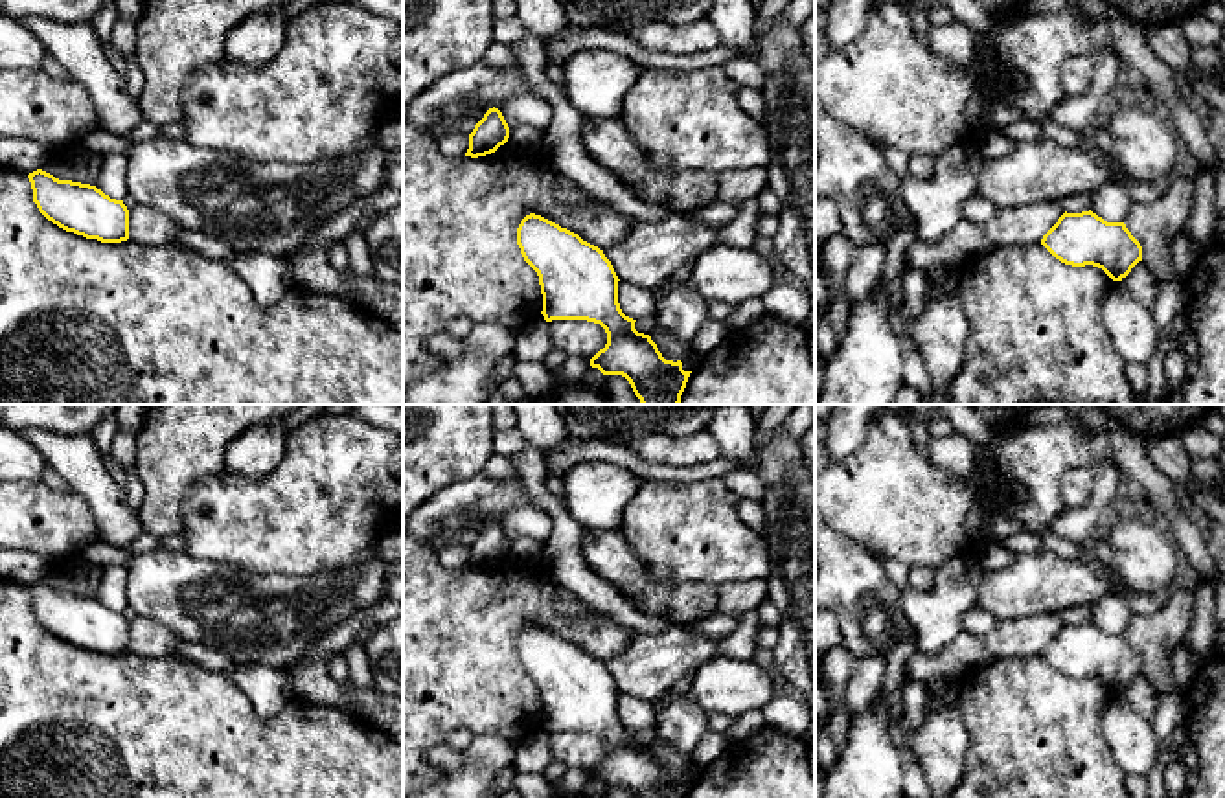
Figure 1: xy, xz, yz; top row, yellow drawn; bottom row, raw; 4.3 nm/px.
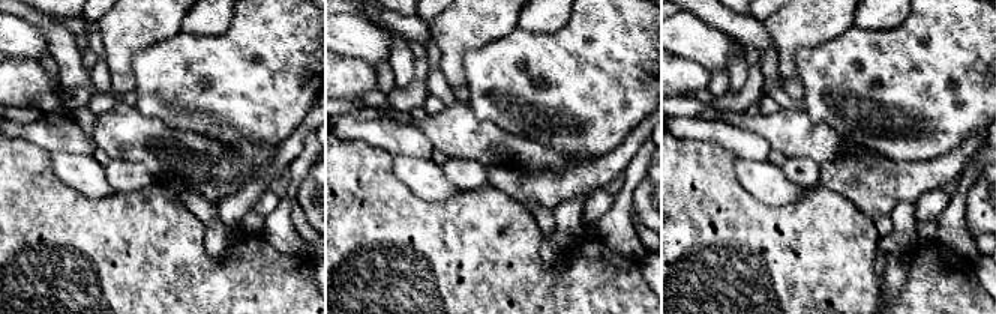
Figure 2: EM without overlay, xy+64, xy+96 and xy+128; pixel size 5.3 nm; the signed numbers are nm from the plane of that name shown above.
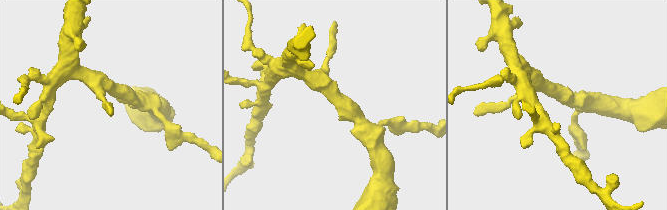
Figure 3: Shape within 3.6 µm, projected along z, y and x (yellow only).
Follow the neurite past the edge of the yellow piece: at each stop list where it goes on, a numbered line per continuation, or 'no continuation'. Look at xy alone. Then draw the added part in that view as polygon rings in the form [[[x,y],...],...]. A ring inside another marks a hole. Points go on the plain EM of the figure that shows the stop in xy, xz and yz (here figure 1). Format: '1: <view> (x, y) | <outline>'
no continuation

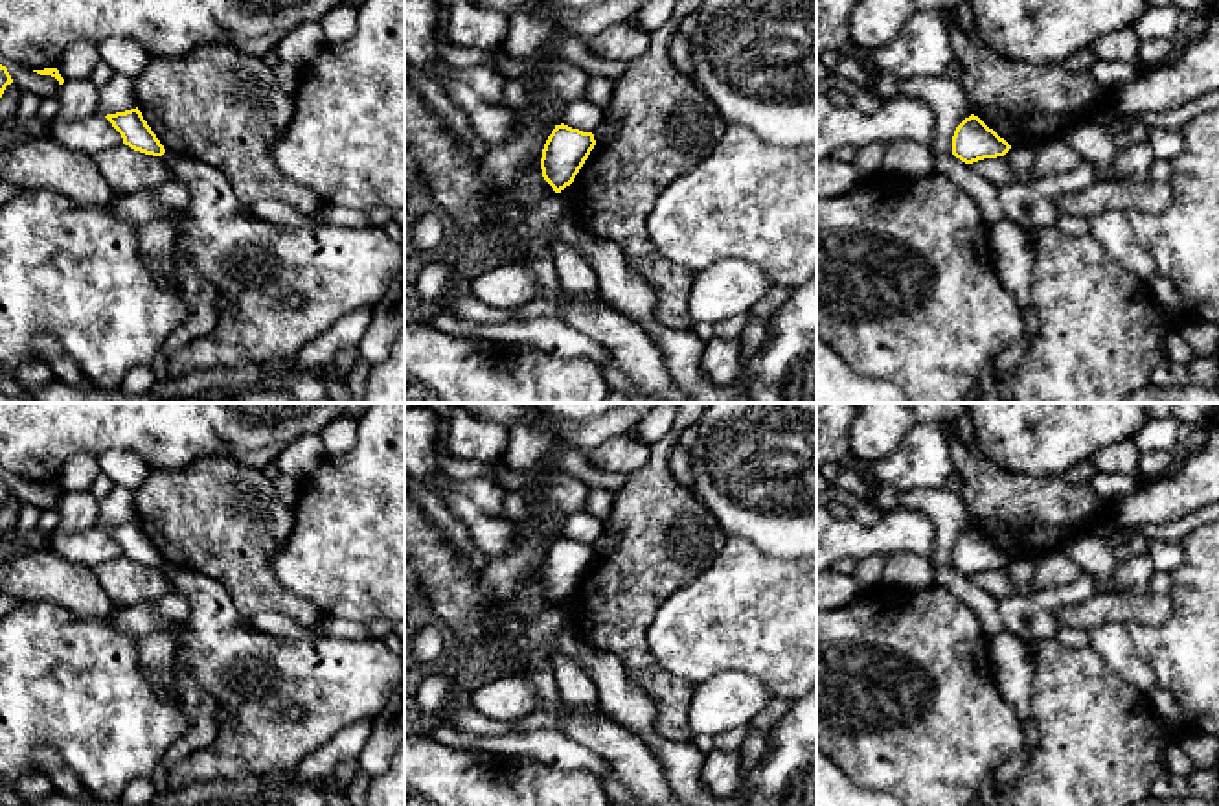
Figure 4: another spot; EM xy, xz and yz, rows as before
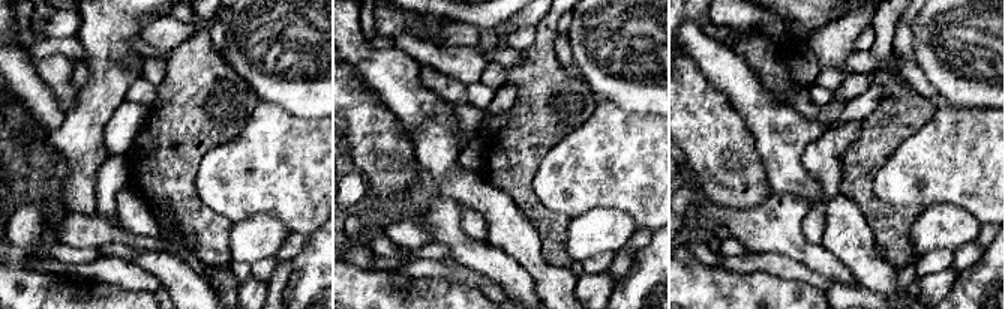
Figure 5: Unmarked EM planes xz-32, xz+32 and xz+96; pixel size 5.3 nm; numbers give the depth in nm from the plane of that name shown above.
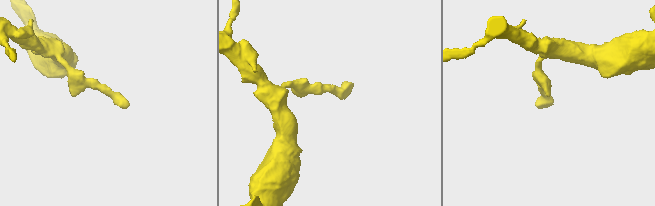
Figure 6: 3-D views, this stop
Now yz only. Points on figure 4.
no continuation

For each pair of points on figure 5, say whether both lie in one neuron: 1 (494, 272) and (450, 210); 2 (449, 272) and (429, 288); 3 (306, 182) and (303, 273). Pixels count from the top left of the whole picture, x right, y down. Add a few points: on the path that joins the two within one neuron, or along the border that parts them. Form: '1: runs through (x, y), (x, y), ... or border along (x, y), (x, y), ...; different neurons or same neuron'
1: runs through (477, 255), (450, 231), (450, 227); same neuron
2: border along (405, 273), (443, 278), (474, 287); different neurons
3: border along (317, 228), (308, 236); different neurons

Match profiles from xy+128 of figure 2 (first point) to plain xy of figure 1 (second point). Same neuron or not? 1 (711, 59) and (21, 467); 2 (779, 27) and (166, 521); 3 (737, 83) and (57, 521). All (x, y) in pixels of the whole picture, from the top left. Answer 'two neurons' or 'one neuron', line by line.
1: one neuron
2: one neuron
3: two neurons

